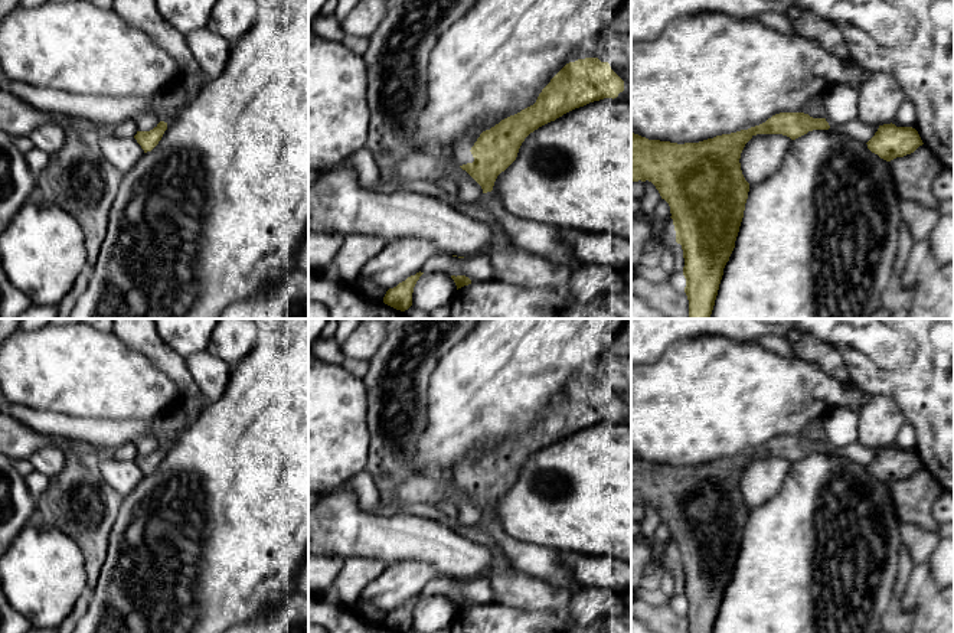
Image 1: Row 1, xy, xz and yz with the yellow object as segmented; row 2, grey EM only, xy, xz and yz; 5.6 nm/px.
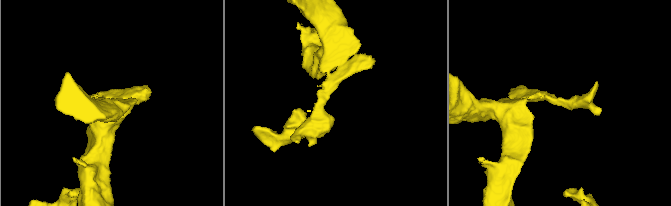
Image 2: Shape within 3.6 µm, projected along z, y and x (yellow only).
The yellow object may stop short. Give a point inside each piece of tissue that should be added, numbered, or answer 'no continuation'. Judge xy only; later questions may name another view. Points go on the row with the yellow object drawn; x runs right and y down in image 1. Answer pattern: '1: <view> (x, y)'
no continuation

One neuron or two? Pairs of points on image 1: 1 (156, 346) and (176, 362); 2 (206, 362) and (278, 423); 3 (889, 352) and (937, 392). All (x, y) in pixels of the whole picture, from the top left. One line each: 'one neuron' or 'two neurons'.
1: one neuron
2: two neurons
3: two neurons

